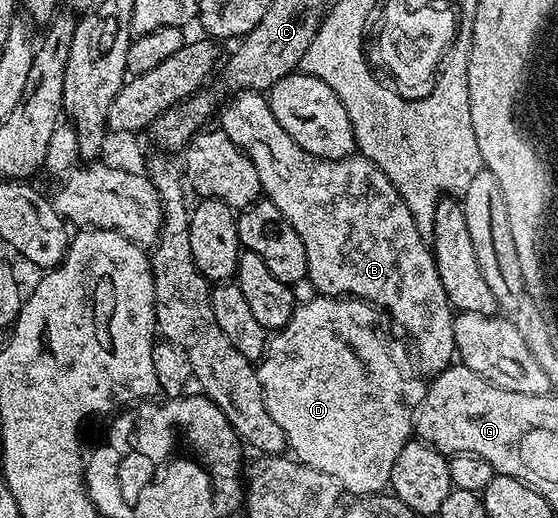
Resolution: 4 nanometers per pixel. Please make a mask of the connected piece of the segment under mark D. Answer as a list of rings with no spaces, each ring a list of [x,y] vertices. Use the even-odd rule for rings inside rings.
[[[353,297],[314,298],[318,299],[299,302],[288,325],[269,336],[266,351],[256,363],[262,400],[276,425],[284,429],[295,460],[330,474],[342,489],[351,491],[351,496],[377,495],[389,488],[392,465],[415,434],[416,416],[426,402],[428,383],[412,358],[407,340],[397,339],[382,324],[379,308]]]

